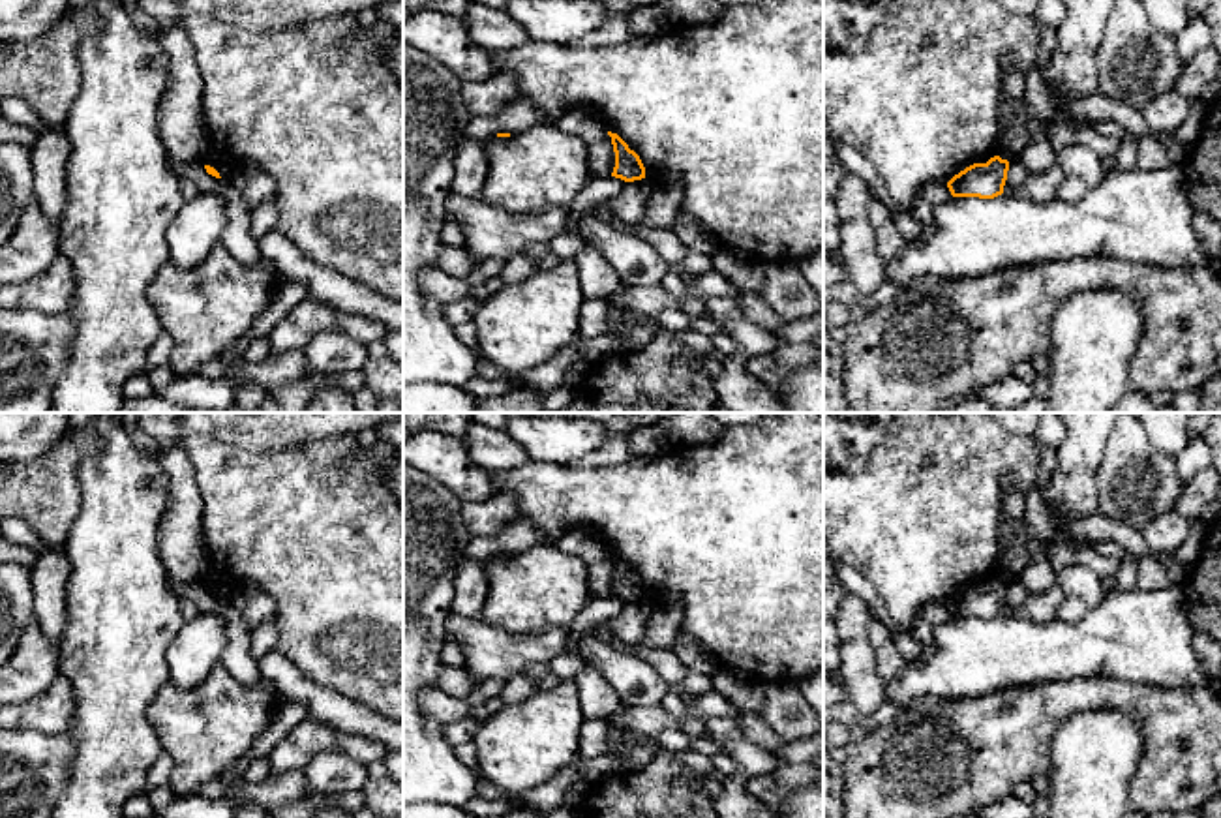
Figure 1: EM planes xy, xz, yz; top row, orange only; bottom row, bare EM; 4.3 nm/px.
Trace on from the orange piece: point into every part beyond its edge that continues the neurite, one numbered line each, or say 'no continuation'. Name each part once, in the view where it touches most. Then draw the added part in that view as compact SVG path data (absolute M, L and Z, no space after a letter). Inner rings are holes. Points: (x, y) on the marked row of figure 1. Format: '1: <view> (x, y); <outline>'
no continuation

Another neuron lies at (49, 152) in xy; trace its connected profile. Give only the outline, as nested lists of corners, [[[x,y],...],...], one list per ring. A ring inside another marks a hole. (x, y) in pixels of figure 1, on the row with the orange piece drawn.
[[[45,124],[36,129],[38,137],[30,146],[34,191],[41,212],[62,231],[66,227],[66,163],[69,143],[60,126]]]

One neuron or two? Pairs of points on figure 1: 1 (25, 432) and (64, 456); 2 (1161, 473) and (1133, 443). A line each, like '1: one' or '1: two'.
1: two
2: one

